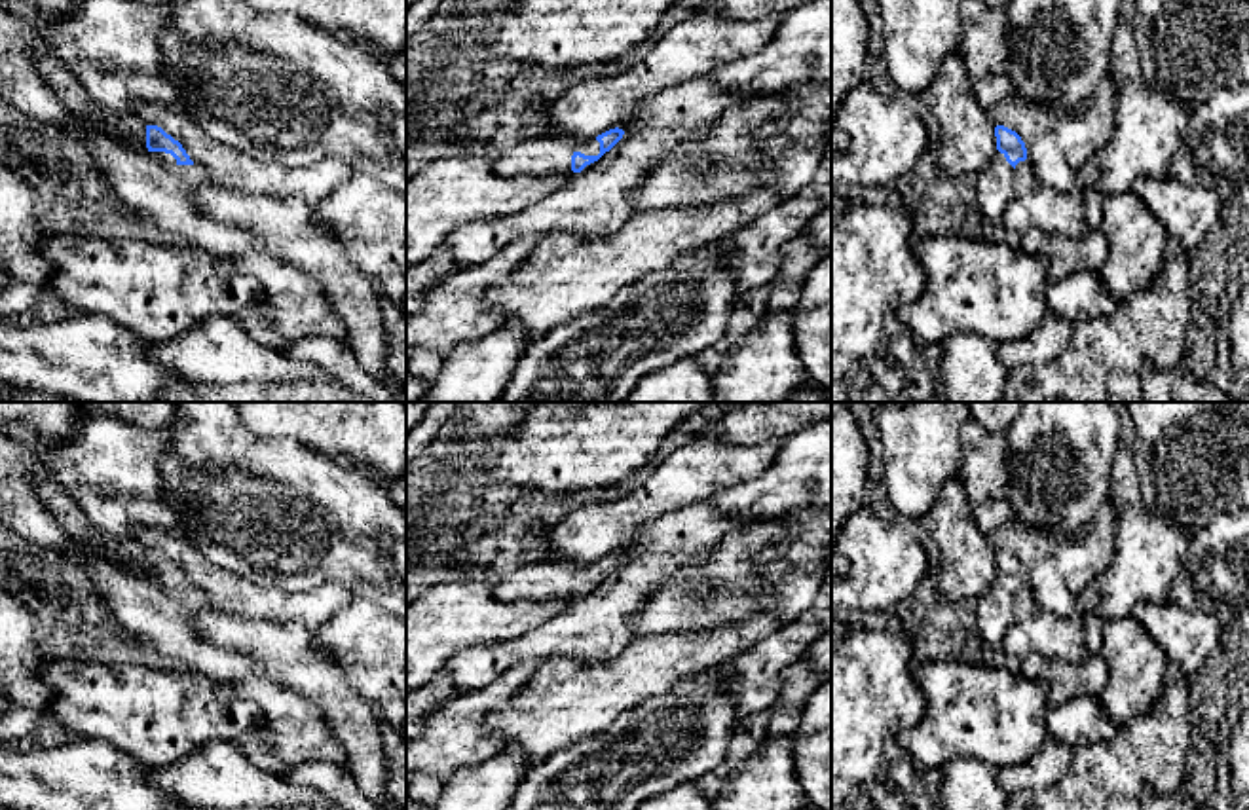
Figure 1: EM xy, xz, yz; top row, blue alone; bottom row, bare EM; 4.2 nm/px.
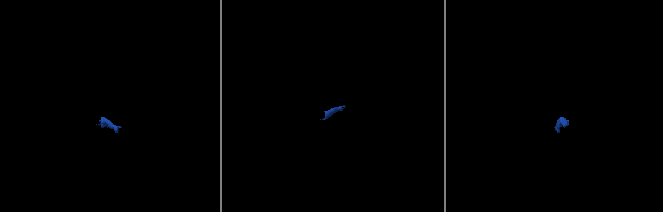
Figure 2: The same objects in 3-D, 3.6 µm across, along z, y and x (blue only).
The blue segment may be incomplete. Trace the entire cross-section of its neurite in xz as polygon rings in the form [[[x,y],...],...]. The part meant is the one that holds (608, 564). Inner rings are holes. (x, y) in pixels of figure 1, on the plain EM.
[[[615,552],[596,563],[569,563],[541,560],[511,571],[492,586],[497,599],[509,601],[550,601],[556,598],[581,598],[609,577],[624,556]]]

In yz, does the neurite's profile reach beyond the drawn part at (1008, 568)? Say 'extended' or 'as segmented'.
extended

